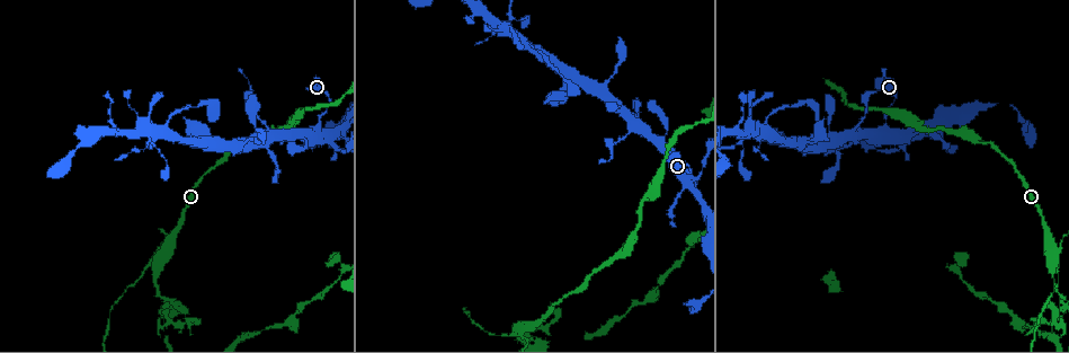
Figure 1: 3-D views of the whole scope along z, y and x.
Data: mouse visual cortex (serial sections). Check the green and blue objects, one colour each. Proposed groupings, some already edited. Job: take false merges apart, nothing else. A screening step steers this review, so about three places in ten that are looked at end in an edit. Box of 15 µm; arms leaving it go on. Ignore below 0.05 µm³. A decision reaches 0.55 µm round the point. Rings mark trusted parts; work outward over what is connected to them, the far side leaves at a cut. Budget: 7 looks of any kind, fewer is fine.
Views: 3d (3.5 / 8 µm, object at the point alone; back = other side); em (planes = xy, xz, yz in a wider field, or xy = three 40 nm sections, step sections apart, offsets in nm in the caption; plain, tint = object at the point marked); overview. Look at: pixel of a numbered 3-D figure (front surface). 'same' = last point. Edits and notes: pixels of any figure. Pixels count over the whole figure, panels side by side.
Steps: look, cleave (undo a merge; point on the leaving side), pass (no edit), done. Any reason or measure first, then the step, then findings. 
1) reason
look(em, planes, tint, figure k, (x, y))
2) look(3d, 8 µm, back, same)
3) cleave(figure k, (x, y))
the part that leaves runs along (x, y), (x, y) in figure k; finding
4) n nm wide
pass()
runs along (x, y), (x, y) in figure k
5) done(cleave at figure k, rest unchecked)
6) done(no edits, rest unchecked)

look(3d, 3.5 µm, figure 1, (158, 262))

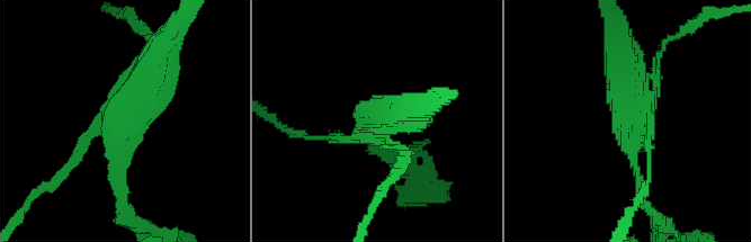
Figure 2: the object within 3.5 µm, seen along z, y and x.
3 arms; arms of 150, 150, 500 nm; now the EM
look(em, xy, step 5, tint, figure 2, (377, 118))

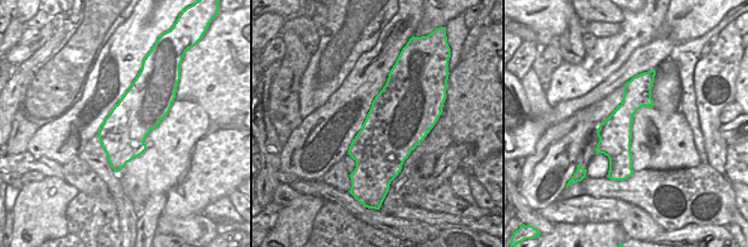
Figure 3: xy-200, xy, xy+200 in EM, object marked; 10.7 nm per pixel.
look(em, xy, step 1, tint, same)

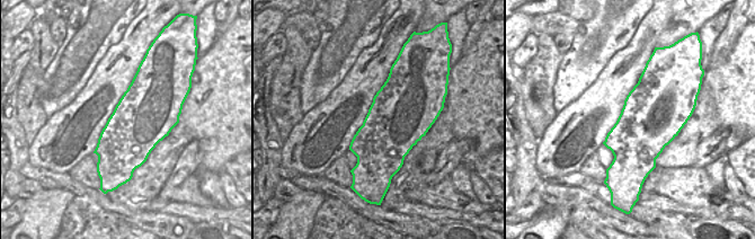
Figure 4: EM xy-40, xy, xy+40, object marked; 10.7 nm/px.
cleave(figure 2, (76, 160))
the part that leaves runs along (98, 127), (78, 158), (29, 199) in figure 2; two cells meet here

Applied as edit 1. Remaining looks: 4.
sharp bend
look(3d, 8 µm, figure 1, (318, 132))

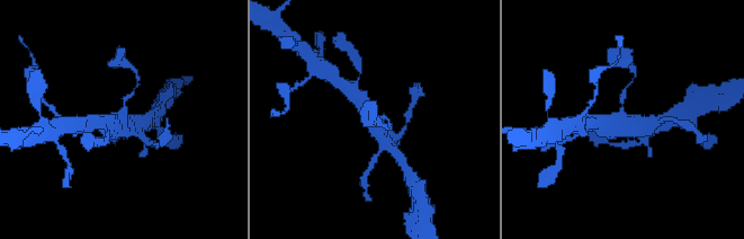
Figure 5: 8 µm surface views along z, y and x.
3 arms; arms of 150, 500, 500 nm
look(em, xy, step 2, tint, figure 5, (119, 122))

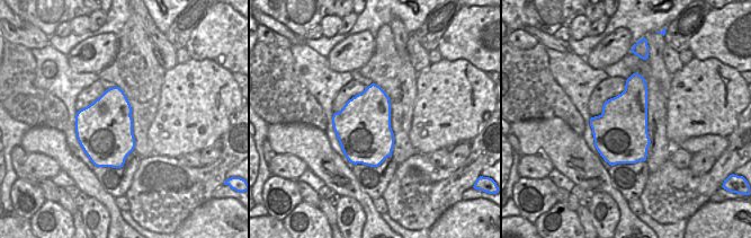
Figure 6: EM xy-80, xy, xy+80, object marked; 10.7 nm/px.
pass()
runs along (133, 91), (116, 124), (100, 122) in figure 5; all the same cell

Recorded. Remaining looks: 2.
done(cleave at figure 2, rest unchecked)

